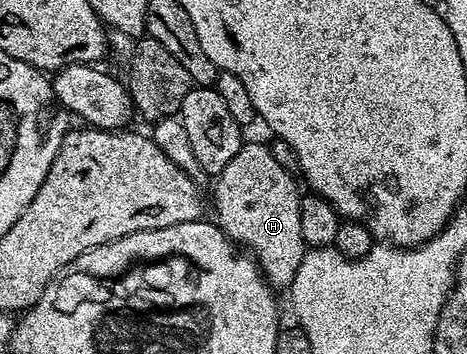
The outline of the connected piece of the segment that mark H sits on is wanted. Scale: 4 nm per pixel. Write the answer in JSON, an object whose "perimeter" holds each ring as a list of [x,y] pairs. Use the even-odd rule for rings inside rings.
{"perimeter":[[[246,140],[243,141],[240,152],[236,152],[236,156],[232,156],[232,160],[228,160],[228,164],[217,174],[215,182],[218,183],[214,186],[214,210],[218,213],[216,225],[231,242],[252,251],[252,257],[262,271],[262,277],[274,288],[290,287],[296,276],[296,268],[300,268],[300,260],[304,260],[308,249],[300,232],[300,204],[303,195],[298,192],[294,177],[291,171],[280,168],[276,156],[272,156],[265,141],[262,143]]]}

